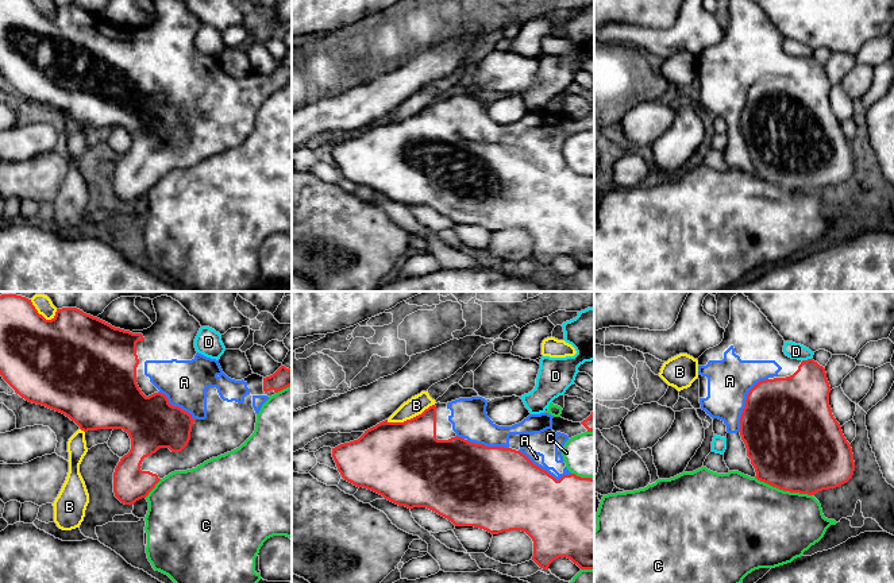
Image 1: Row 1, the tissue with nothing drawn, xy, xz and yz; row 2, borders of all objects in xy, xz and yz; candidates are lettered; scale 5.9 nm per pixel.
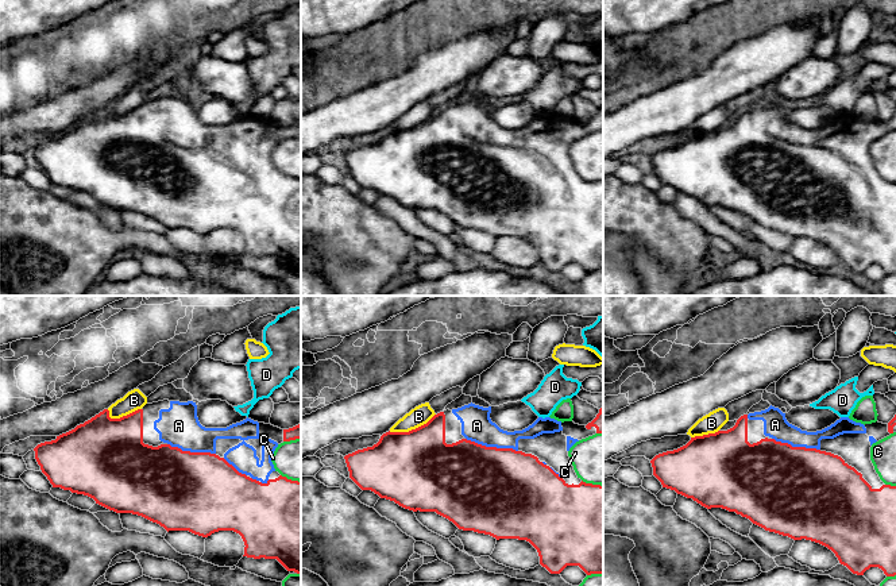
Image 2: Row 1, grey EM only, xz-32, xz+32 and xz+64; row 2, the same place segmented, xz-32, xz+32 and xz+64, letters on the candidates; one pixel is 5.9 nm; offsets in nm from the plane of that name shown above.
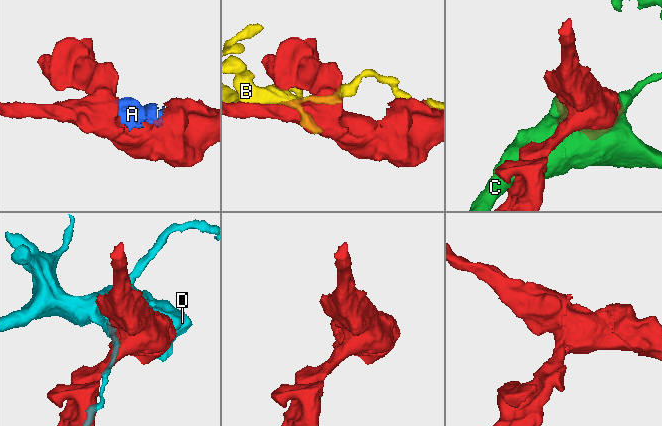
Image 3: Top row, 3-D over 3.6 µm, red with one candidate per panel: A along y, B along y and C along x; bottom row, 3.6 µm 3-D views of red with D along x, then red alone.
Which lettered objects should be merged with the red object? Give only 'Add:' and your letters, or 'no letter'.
Add: A

